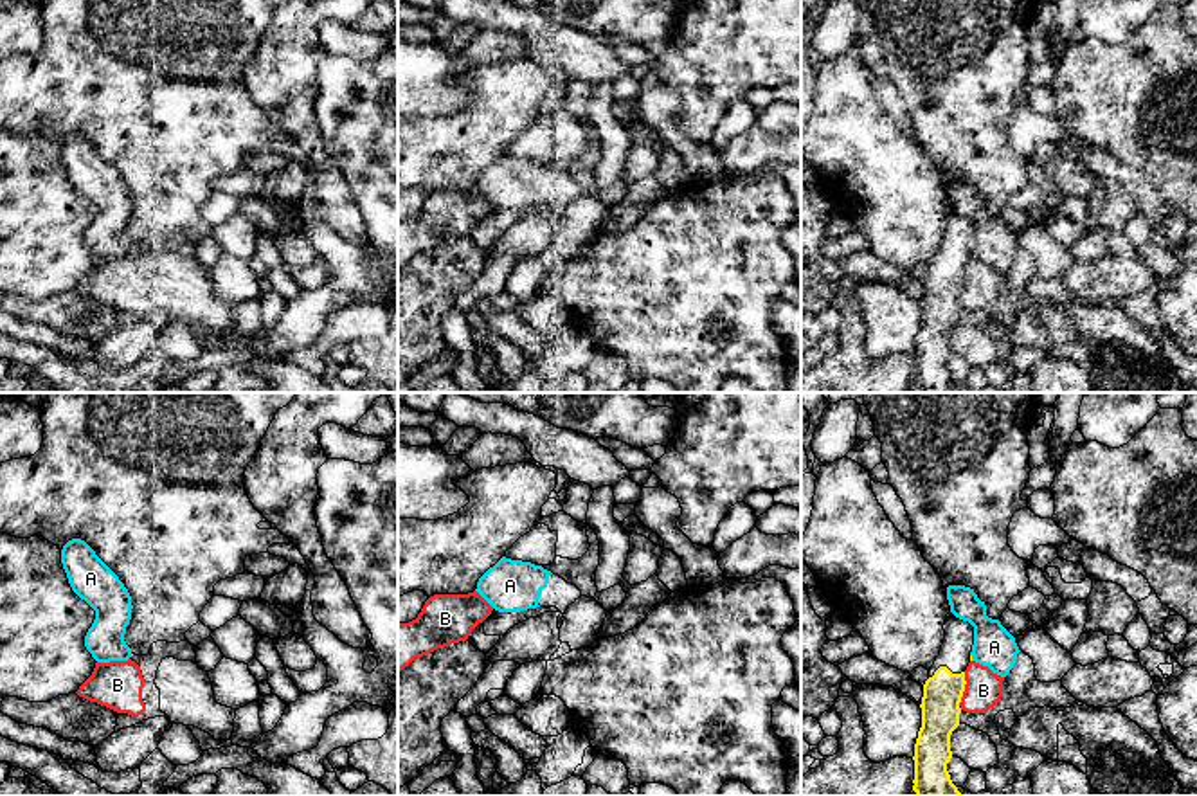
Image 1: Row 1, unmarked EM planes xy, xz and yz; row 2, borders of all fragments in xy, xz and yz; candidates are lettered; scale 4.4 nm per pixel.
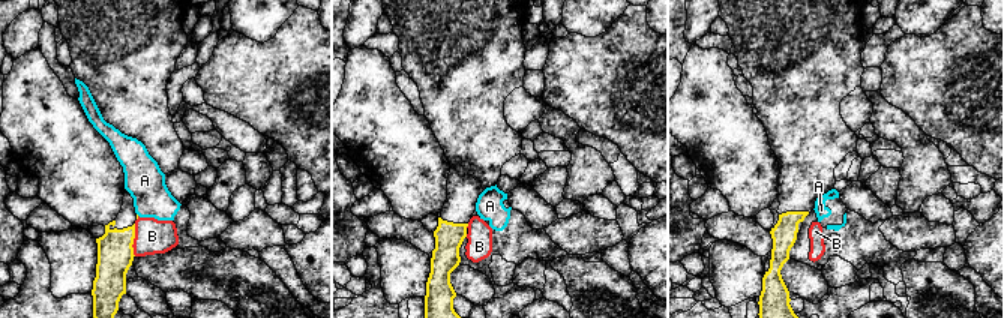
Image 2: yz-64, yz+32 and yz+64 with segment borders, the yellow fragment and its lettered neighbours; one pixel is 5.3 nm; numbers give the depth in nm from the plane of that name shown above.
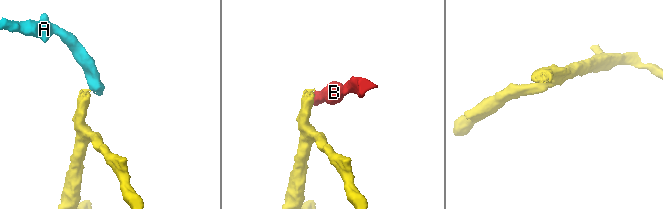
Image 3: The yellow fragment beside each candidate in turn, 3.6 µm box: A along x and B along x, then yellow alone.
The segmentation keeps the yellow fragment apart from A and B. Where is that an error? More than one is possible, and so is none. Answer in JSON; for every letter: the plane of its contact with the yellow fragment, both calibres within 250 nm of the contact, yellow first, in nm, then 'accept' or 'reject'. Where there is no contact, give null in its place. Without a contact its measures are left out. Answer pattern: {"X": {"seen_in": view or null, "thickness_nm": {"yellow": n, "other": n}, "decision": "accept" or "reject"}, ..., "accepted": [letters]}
{"A": {"seen_in": "yz", "thickness_nm": {"yellow": 20, "other": 190}, "decision": "reject"}, "B": {"seen_in": "yz", "thickness_nm": {"yellow": 180, "other": 170}, "decision": "reject"}, "accepted": []}

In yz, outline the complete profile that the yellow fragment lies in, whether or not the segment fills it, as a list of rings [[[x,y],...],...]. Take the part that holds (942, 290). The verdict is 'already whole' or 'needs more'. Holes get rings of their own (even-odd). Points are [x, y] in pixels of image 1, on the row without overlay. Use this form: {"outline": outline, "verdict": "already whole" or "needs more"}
{"outline": [[[947,211],[945,236],[929,267],[922,294],[922,324],[914,340],[916,393],[965,393],[952,380],[947,360],[952,355],[950,331],[959,322],[959,299],[965,288],[965,267],[972,258],[974,223]]], "verdict": "needs more"}

